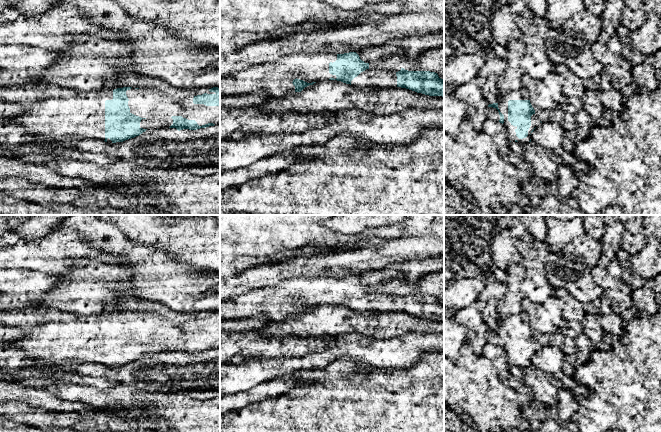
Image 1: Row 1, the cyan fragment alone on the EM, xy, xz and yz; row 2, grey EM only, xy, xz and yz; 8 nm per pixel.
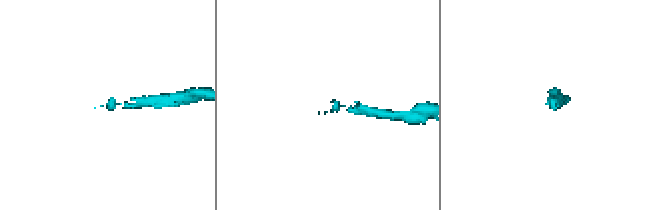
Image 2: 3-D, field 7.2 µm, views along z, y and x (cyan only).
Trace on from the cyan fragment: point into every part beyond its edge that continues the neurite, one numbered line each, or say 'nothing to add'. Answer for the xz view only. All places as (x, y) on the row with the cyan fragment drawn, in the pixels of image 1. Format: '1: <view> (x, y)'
1: xz (276, 78)
2: xz (369, 78)

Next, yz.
1: yz (504, 96)

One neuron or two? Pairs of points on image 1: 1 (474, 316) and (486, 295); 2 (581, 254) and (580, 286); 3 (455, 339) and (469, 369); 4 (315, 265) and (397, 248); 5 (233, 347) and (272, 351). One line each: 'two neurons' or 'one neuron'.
1: two neurons
2: one neuron
3: two neurons
4: one neuron
5: one neuron

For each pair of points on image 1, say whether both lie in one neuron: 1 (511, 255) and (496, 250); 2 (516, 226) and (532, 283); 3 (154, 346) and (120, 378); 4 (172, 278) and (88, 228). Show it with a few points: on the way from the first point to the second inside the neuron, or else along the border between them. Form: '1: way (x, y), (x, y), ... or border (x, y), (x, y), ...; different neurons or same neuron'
1: way (507, 252), (500, 250); same neuron
2: way (523, 240), (532, 251), (532, 269); same neuron
3: border (156, 352), (145, 354), (125, 364); different neurons
4: way (151, 270), (109, 234); same neuron

